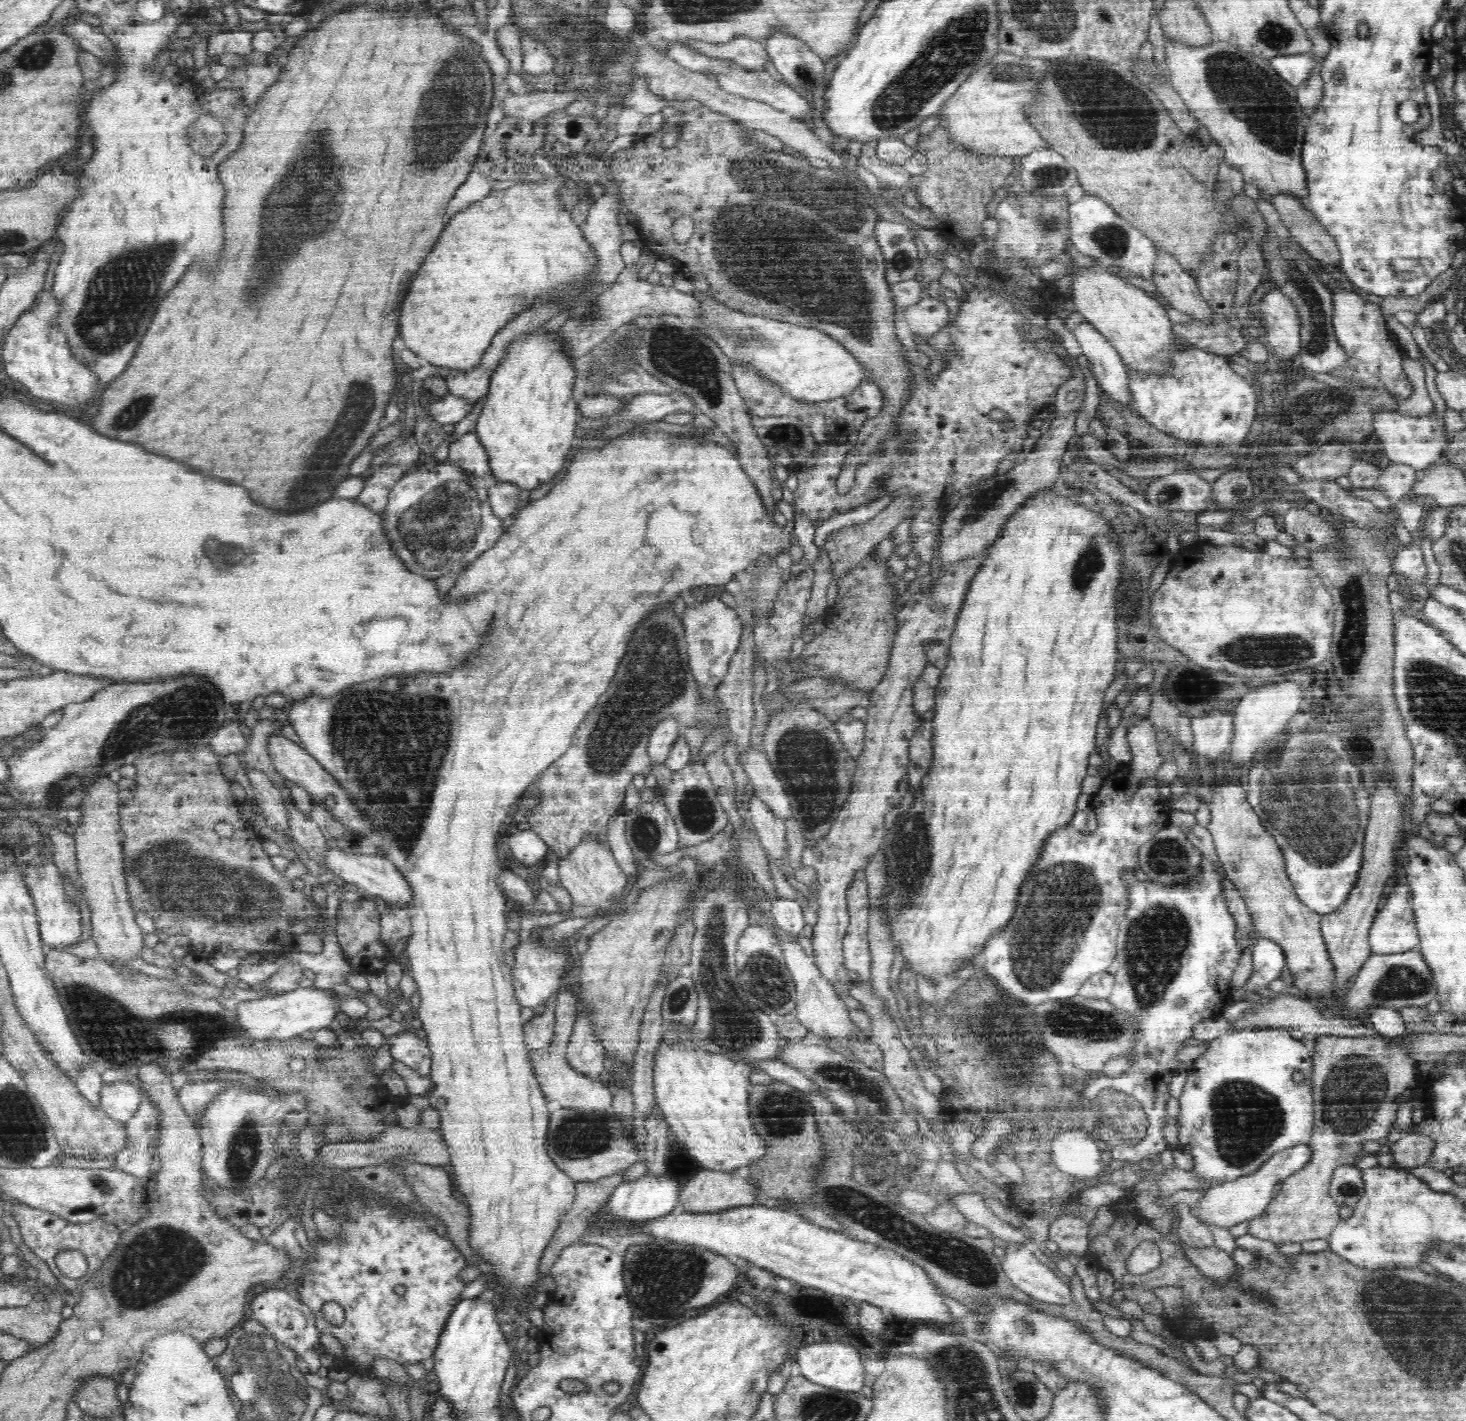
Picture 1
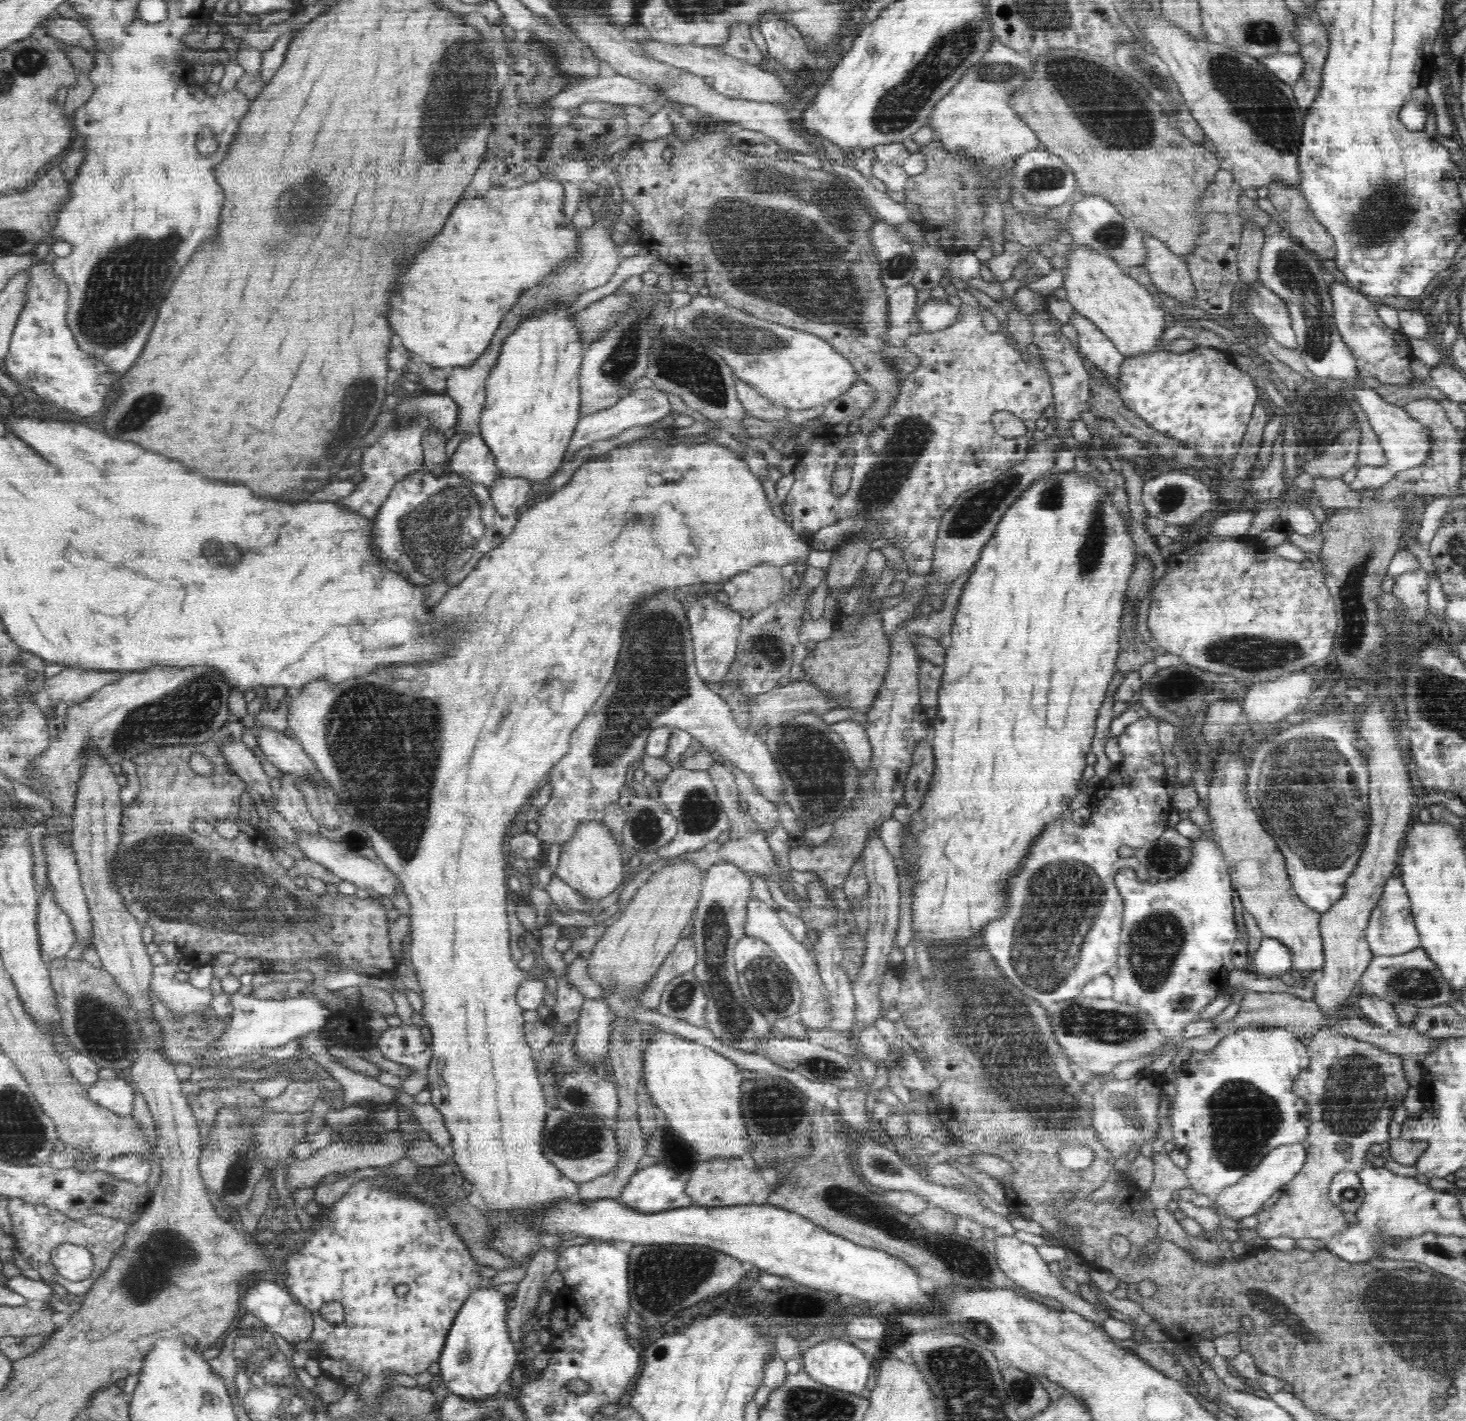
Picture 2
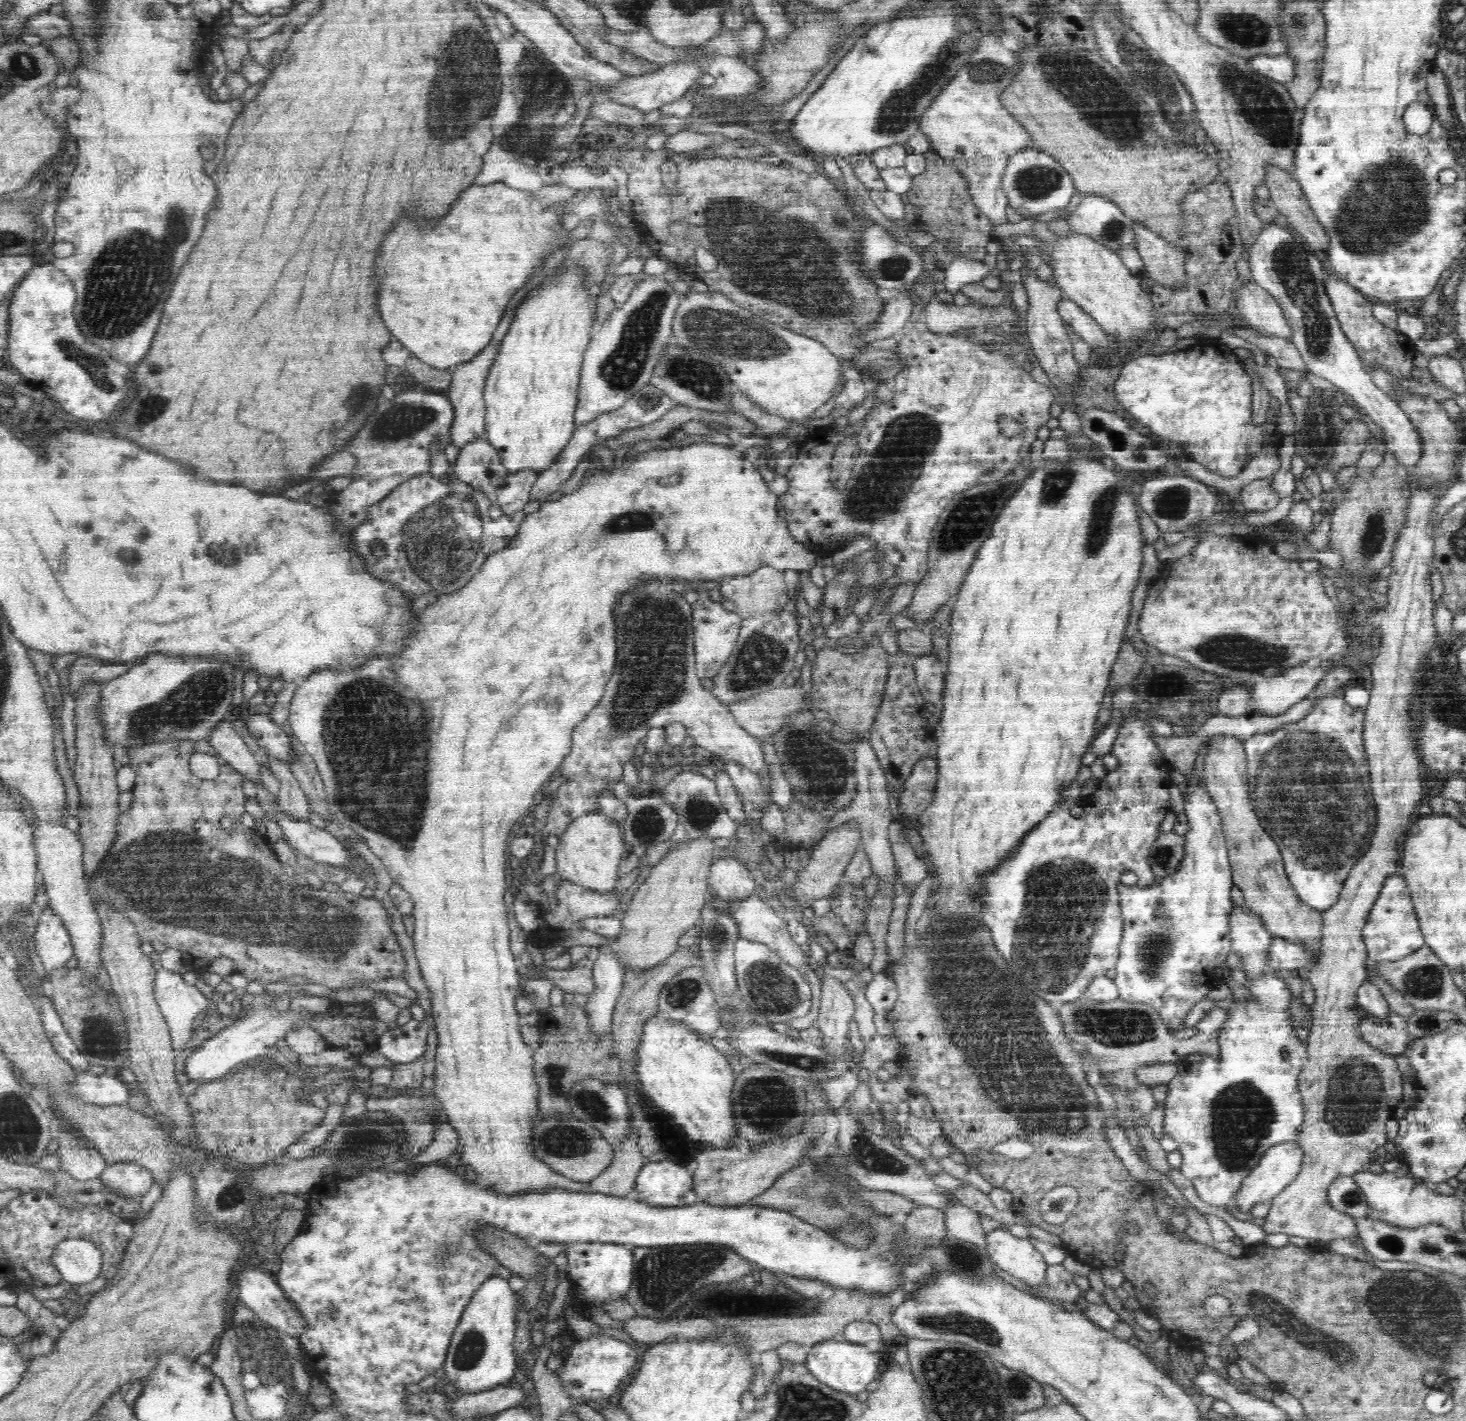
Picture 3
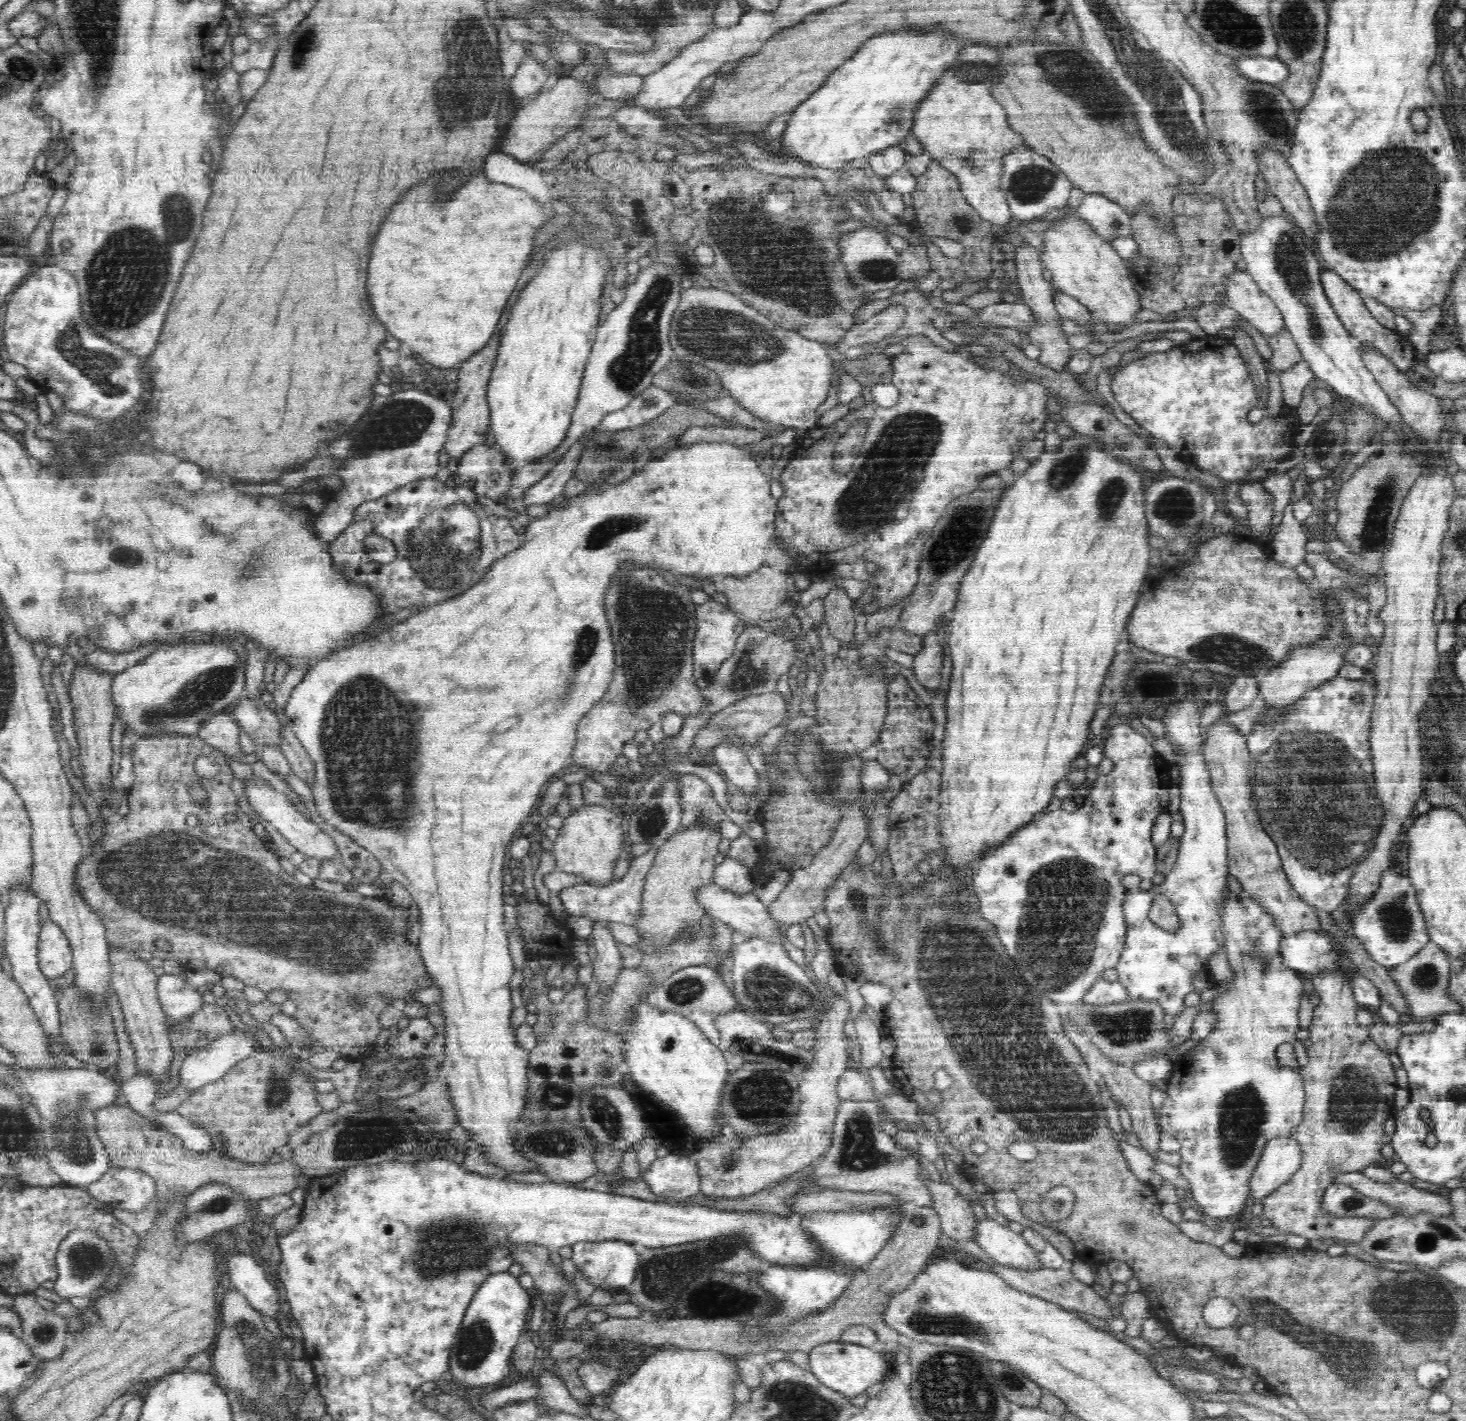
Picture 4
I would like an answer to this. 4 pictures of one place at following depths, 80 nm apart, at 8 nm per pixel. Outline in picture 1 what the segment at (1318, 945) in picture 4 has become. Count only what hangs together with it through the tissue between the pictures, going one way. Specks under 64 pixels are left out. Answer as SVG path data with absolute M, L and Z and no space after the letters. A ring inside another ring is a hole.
M1260 938L1252 948L1253 971L1250 978L1235 995L1230 998L1230 1004L1244 1002L1244 996L1266 989L1270 982L1280 977L1286 968L1284 953L1270 939Z

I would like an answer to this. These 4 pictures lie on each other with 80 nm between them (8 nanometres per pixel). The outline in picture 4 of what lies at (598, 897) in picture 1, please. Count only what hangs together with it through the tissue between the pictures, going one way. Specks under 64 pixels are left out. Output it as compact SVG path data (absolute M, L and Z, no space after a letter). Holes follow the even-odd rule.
M588 806L577 810L576 815L568 817L564 826L558 830L553 842L556 868L564 872L580 875L587 884L594 886L609 885L612 880L617 858L623 854L622 846L626 845L625 819L612 807Z

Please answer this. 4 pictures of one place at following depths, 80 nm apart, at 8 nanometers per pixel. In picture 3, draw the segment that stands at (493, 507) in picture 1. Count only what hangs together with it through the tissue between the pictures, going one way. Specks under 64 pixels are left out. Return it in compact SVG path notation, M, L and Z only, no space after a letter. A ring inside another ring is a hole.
M524 470L518 473L509 473L504 485L494 494L498 506L508 516L512 516L524 509L531 501L530 493L539 474Z

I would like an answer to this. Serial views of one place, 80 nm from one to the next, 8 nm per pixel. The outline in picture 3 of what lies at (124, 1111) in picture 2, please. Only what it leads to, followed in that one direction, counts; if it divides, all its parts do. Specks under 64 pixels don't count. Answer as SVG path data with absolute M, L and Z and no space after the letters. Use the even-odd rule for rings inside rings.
M110 1072L95 1076L94 1074L76 1074L72 1095L79 1097L84 1102L98 1106L126 1105L130 1101L131 1091L127 1083L124 1082L116 1073Z

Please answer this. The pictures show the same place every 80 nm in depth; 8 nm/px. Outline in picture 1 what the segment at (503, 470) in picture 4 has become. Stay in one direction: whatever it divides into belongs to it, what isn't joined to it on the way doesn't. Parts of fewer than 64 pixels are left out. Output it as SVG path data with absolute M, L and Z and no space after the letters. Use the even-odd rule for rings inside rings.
M474 431L462 434L450 443L447 459L452 464L468 467L471 472L484 475L488 472L488 457Z

